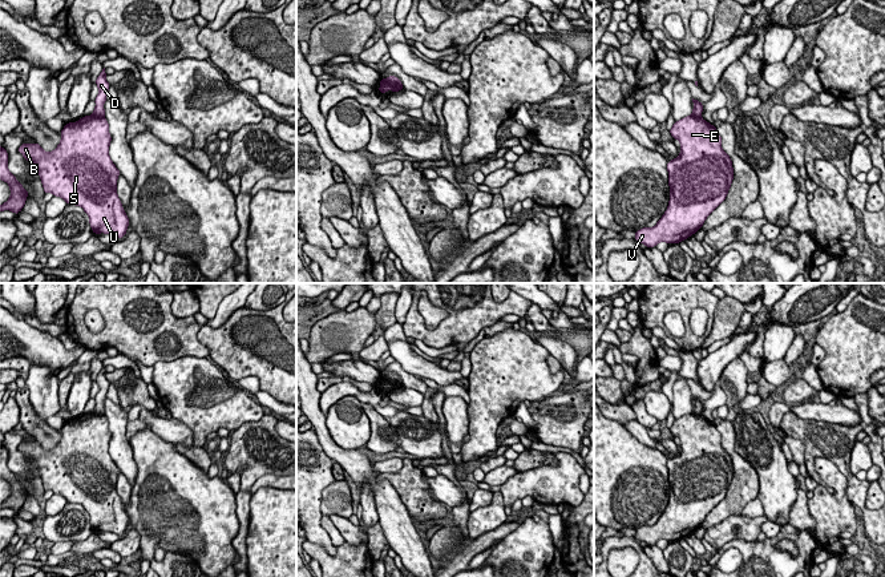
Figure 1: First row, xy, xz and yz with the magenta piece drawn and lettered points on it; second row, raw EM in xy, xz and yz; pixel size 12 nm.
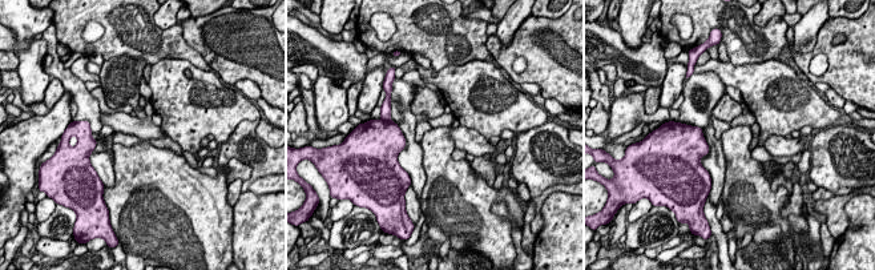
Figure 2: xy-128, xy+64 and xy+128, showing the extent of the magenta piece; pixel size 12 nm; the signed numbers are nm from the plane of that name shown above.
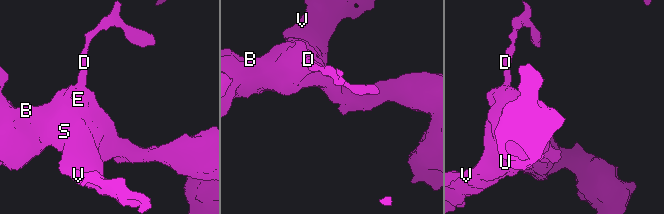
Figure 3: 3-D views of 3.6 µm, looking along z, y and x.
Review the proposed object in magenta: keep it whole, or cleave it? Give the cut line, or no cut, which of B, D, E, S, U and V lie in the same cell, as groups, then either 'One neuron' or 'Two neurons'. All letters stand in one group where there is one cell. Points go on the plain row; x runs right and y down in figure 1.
Split along xy (92, 414), (102, 415). Groups: B E S U V / D. Two neurons

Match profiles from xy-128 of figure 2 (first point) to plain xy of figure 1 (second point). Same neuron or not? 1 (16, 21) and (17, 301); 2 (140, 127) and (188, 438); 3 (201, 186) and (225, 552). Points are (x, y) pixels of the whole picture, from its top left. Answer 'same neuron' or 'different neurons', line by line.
1: same neuron
2: same neuron
3: same neuron

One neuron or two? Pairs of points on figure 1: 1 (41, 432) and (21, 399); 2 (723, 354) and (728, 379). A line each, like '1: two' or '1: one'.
1: one
2: two

